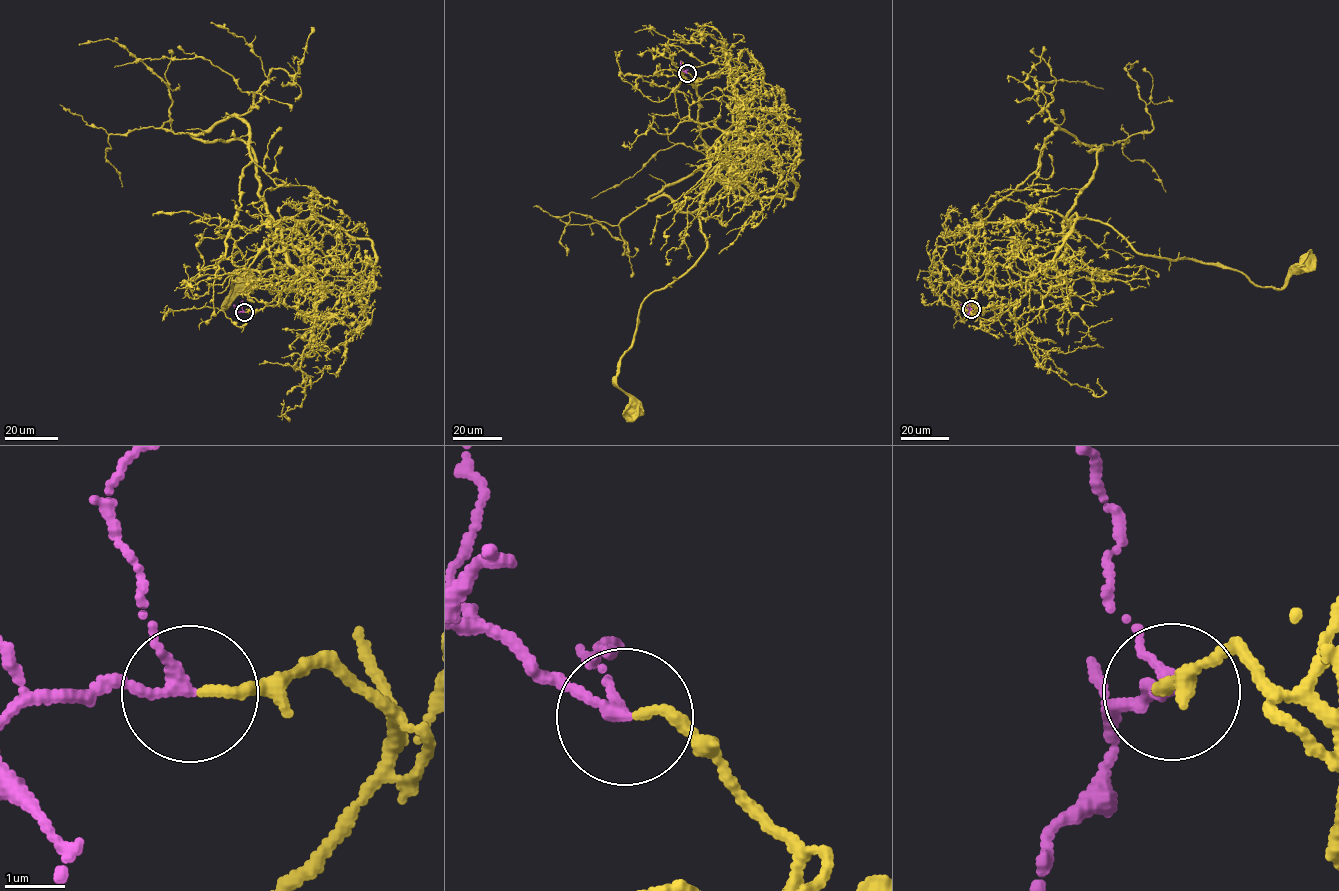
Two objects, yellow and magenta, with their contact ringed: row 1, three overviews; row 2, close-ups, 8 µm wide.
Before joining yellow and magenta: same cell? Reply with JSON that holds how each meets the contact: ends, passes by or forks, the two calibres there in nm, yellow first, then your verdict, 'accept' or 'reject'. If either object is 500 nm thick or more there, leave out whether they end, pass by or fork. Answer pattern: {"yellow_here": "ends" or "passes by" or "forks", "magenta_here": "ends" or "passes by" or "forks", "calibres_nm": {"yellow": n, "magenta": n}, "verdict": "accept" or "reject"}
{"yellow_here": "ends", "magenta_here": "passes by", "calibres_nm": {"yellow": 150, "magenta": 180}, "verdict": "accept"}

